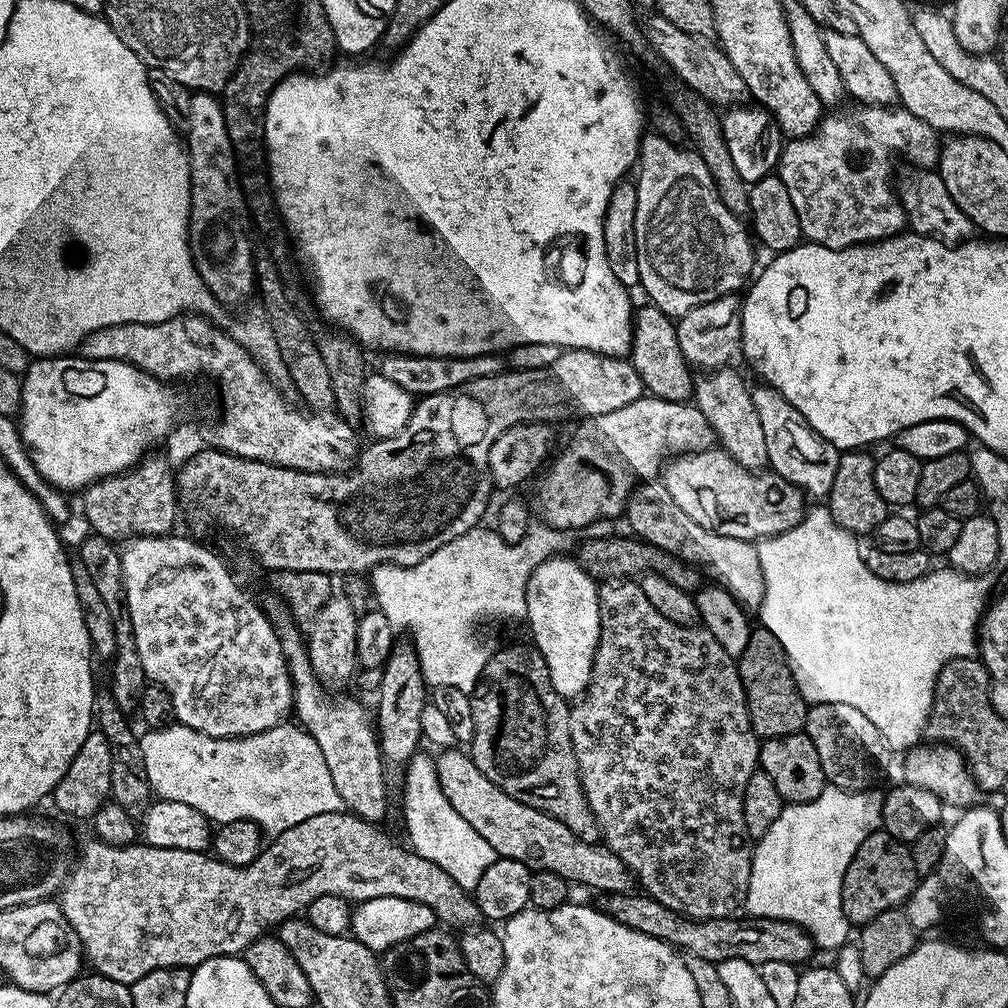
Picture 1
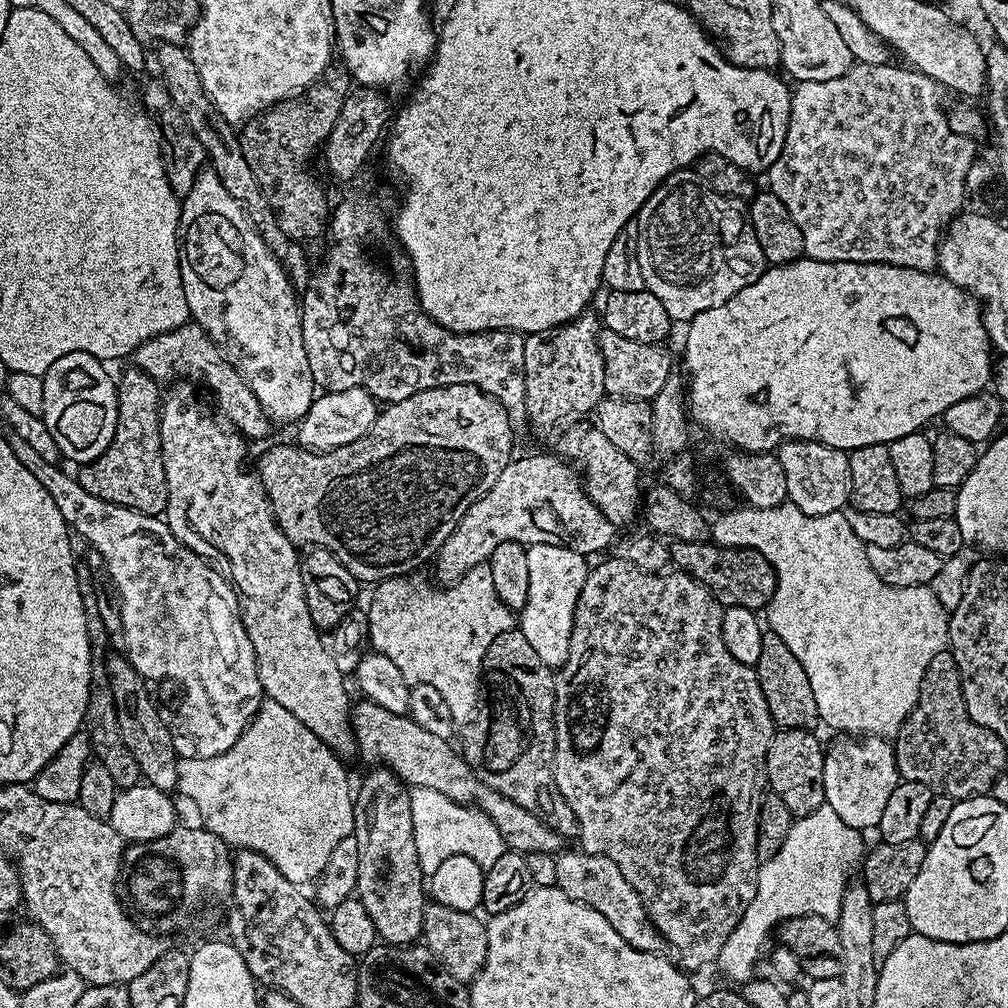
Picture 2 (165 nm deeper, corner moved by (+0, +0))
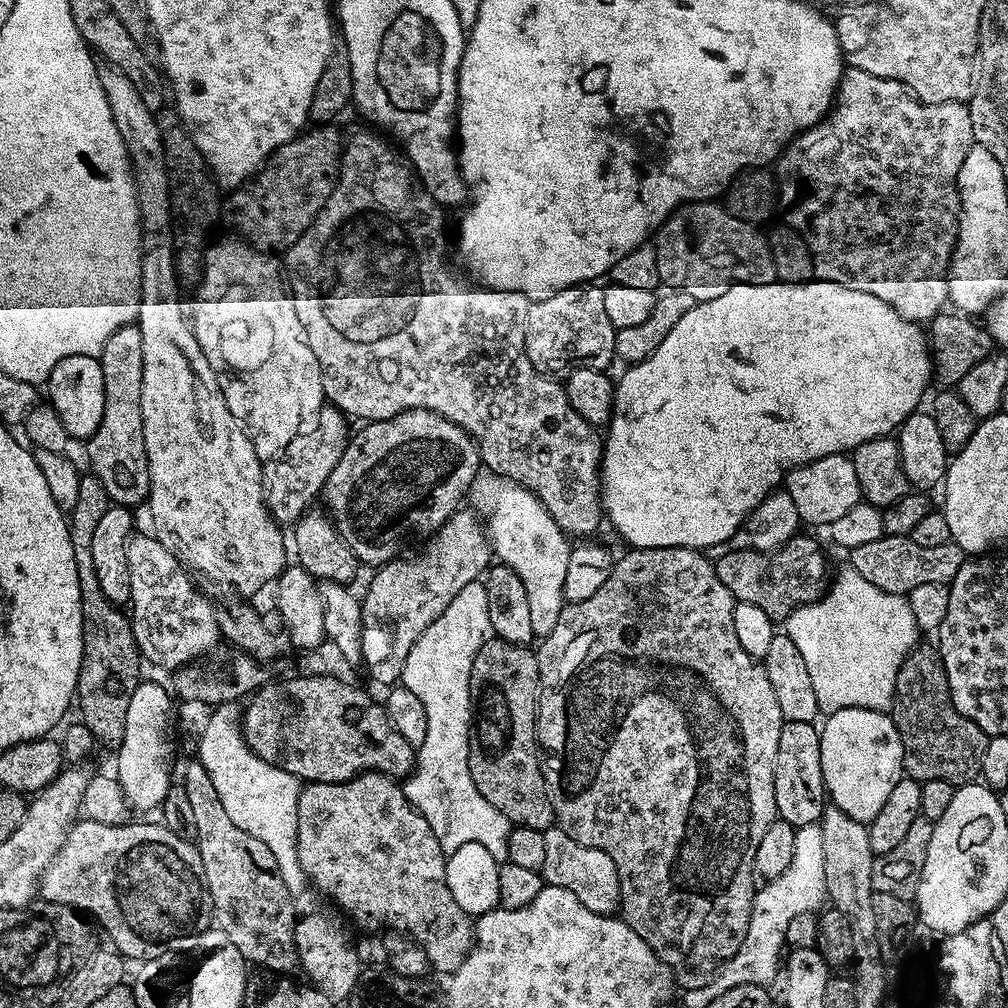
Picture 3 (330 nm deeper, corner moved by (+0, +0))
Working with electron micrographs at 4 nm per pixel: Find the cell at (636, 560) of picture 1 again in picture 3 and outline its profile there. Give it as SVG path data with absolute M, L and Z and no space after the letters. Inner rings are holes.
M797 534L774 552L757 552L751 546L715 557L714 563L722 586L742 604L758 606L773 622L787 621L789 614L804 604L812 604L828 590L830 571L820 544L812 536Z

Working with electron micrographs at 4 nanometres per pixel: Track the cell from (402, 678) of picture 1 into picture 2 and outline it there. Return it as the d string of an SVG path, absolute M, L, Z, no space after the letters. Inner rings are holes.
M376 766L354 792L354 835L358 840L358 876L355 895L366 906L370 922L374 922L377 937L385 944L407 946L417 943L424 931L424 905L426 903L426 877L418 862L418 846L414 846L414 814L410 810L412 794L409 785L392 770Z

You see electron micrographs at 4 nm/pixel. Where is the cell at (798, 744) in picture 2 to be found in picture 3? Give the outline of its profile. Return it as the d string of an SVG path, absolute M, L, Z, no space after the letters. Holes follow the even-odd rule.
M787 721L778 738L778 758L776 759L776 773L774 774L774 798L776 799L776 814L779 819L790 822L792 827L805 828L808 824L815 824L824 813L826 807L826 793L822 778L822 758L820 757L820 733L815 723Z

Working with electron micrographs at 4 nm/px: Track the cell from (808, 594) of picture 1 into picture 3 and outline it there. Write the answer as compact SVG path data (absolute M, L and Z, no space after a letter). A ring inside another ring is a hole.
M844 566L840 573L831 577L827 592L812 604L804 604L792 611L786 621L786 634L798 646L802 662L810 673L814 686L814 698L818 698L821 713L827 714L847 708L869 708L882 712L892 707L896 698L896 679L902 662L917 647L918 629L914 622L914 610L910 610L907 595L890 594L878 590L866 582L858 570Z

